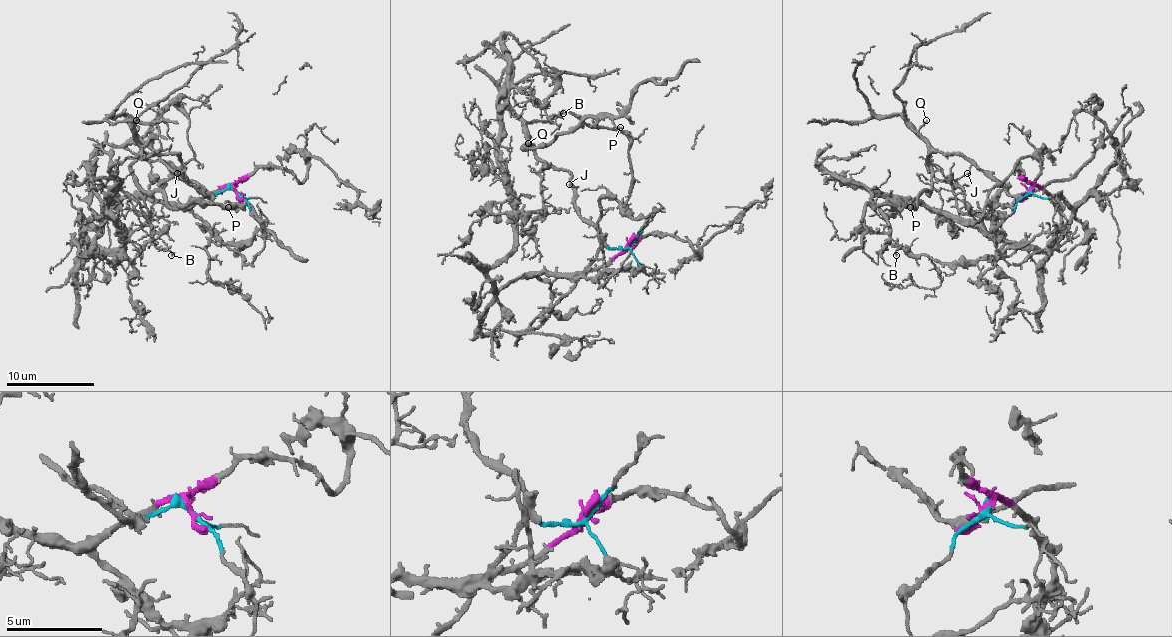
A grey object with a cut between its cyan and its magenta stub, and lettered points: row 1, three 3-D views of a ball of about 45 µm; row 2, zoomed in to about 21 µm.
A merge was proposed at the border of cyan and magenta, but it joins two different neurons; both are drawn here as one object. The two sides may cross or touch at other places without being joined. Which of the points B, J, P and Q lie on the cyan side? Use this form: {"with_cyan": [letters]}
{"with_cyan": ["J", "P", "Q"]}

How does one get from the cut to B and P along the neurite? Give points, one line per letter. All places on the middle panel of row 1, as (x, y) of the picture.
B: (630, 244), (577, 275), (491, 280), (513, 231), (497, 110), (530, 99), (564, 114)
P: (630, 244), (612, 249), (575, 205), (568, 174), (524, 147), (550, 143), (588, 116), (608, 116), (621, 127)

